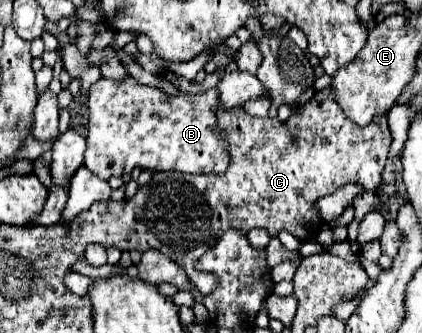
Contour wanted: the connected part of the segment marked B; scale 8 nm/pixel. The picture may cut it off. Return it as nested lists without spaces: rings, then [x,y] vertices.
[[[133,77],[121,81],[99,79],[89,91],[89,133],[85,167],[103,181],[111,175],[131,173],[135,167],[147,171],[181,171],[191,175],[221,175],[229,167],[229,149],[217,123],[217,89],[197,95],[165,95],[157,87],[137,83]]]

